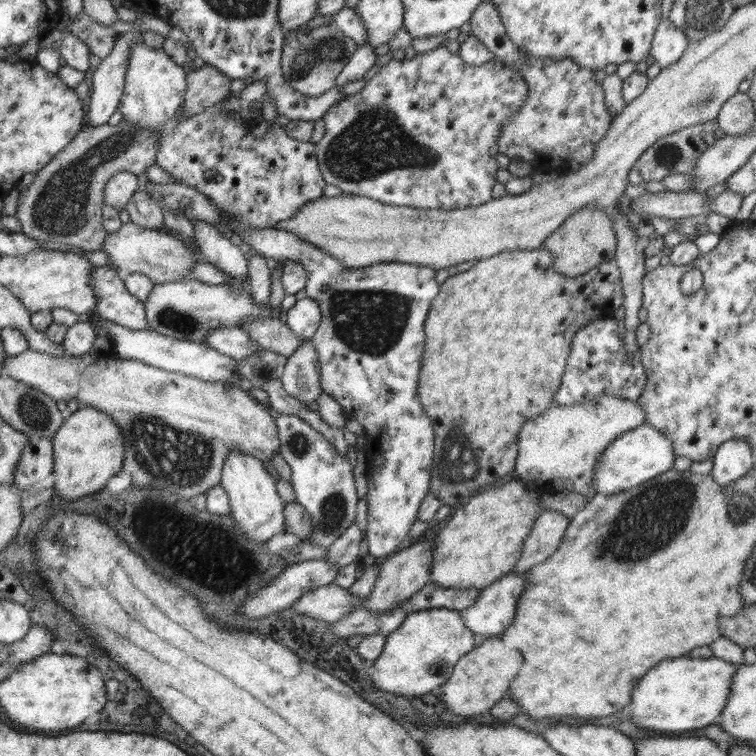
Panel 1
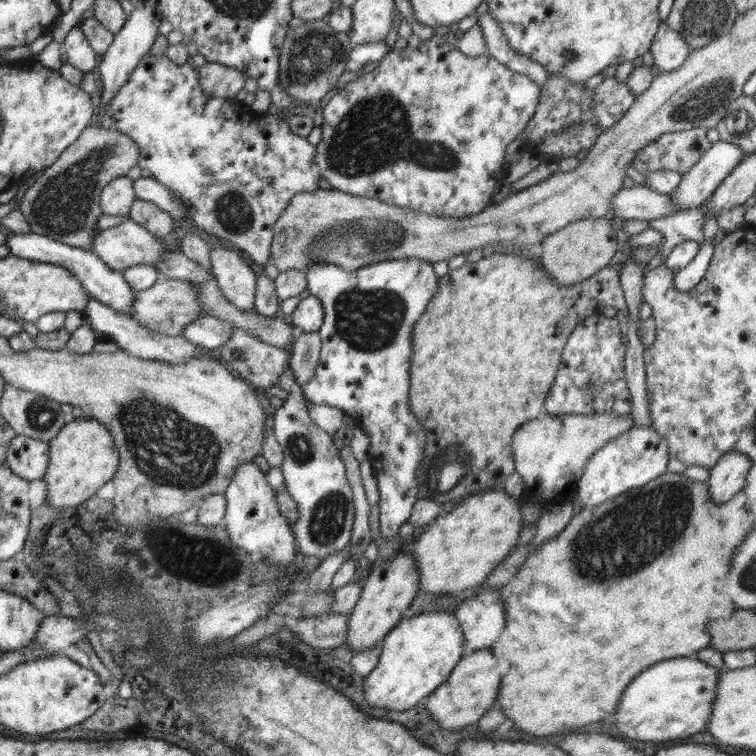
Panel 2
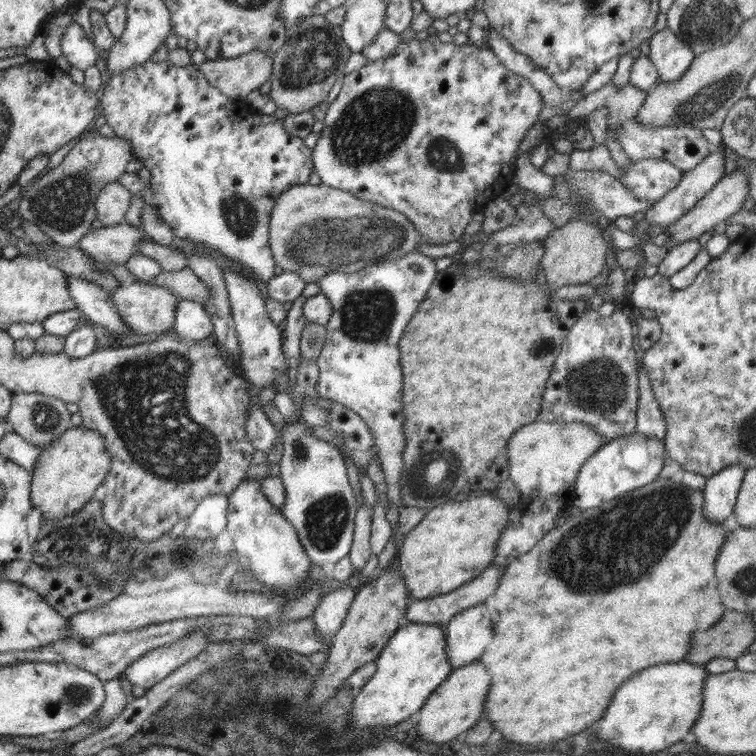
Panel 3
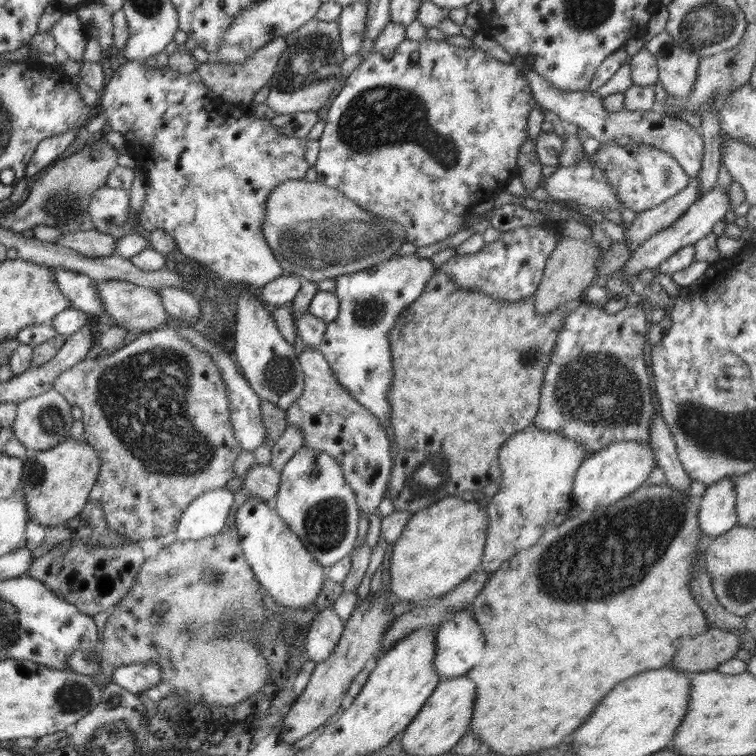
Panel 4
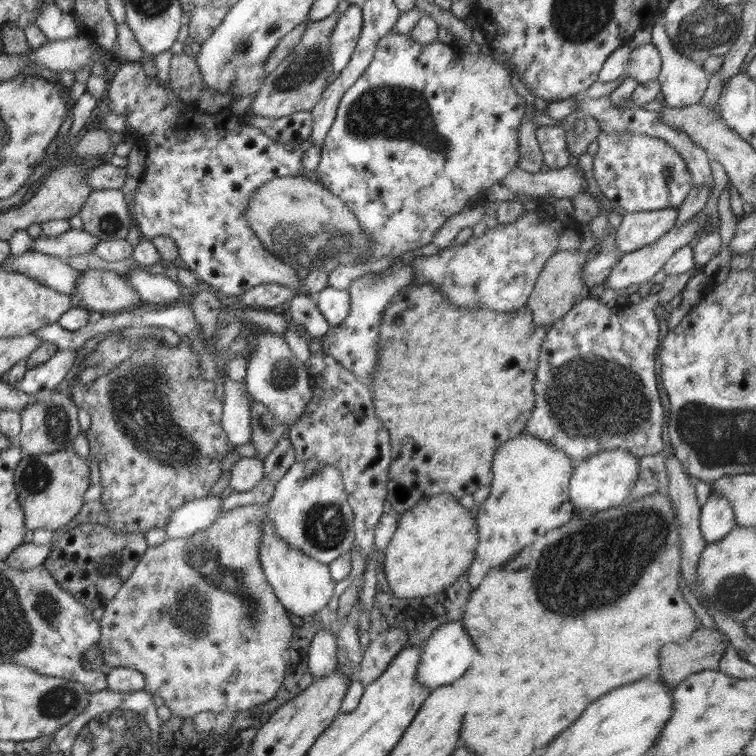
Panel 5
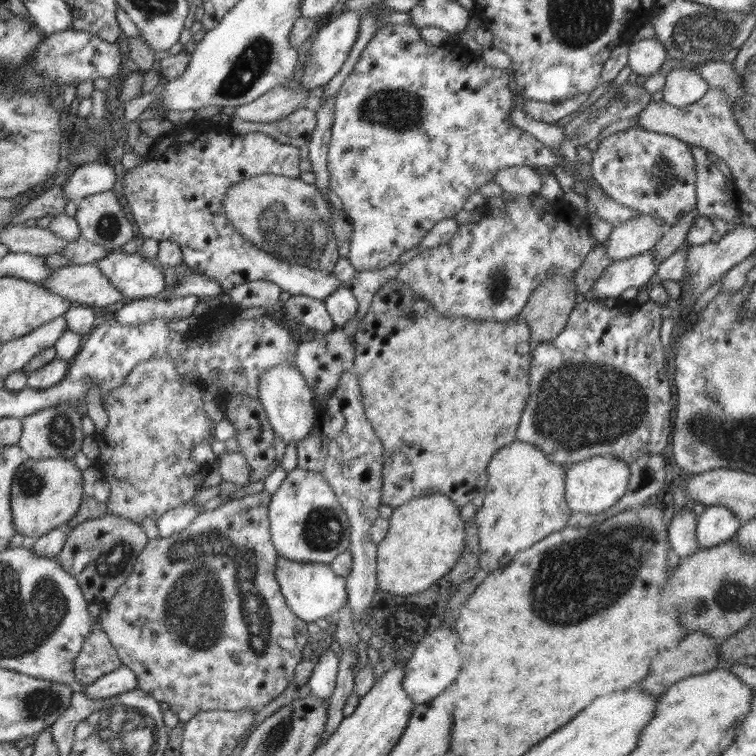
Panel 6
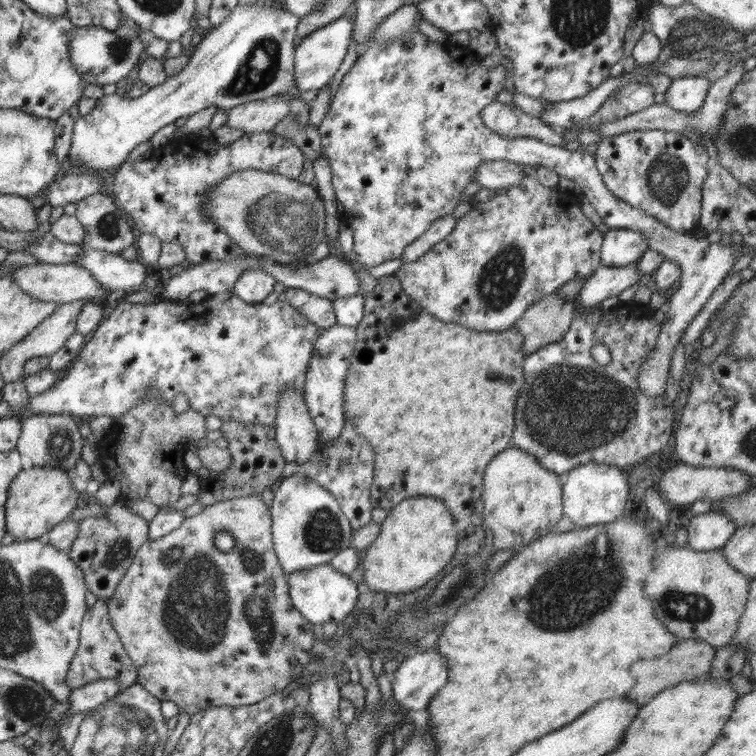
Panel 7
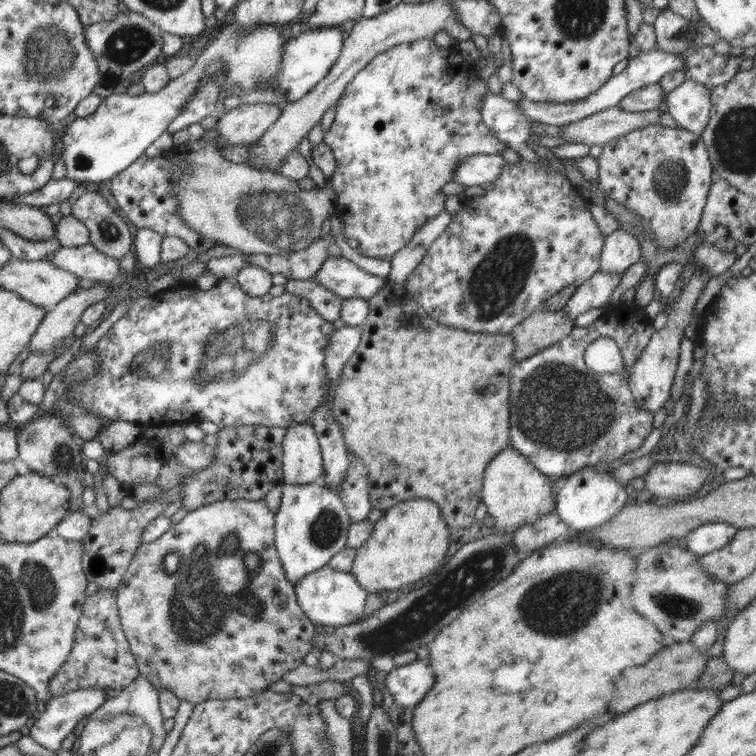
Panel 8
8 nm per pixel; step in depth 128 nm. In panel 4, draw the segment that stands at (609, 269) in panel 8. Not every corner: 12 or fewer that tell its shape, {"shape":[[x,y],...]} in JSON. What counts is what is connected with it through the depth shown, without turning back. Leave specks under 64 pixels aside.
{"shape":[[699,178],[640,211],[624,234],[635,248],[668,228],[699,197]]}

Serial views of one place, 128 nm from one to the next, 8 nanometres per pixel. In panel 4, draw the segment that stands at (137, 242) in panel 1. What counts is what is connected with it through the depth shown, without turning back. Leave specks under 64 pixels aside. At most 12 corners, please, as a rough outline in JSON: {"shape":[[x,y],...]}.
{"shape":[[67,232],[57,245],[89,257],[116,254],[115,236]]}

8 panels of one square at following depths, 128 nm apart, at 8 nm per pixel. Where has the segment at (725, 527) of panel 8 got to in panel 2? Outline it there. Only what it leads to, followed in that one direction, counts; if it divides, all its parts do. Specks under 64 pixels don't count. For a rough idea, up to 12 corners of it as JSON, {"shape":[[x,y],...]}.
{"shape":[[727,450],[709,470],[712,502],[743,490],[753,462]]}

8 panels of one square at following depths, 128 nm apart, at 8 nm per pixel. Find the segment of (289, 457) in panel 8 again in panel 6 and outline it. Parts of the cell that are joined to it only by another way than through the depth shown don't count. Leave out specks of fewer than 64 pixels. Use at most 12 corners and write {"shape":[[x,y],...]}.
{"shape":[[290,363],[264,371],[258,400],[286,446],[316,426],[312,389]]}

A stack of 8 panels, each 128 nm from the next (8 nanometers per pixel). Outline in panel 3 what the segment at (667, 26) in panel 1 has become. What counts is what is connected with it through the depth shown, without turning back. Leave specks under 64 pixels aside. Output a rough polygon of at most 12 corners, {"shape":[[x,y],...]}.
{"shape":[[667,28],[647,57],[664,82],[680,80],[696,55]]}

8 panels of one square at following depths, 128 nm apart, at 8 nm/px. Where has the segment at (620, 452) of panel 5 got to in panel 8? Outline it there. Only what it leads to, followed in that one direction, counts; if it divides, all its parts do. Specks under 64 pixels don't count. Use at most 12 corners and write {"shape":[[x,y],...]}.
{"shape":[[593,466],[558,482],[554,513],[574,531],[606,524],[634,497]]}

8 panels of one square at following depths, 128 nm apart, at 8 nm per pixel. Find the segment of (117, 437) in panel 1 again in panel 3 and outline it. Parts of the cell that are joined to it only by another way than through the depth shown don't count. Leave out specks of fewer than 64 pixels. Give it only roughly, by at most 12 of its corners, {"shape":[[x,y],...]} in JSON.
{"shape":[[66,430],[39,451],[32,508],[61,520],[111,471],[98,432]]}

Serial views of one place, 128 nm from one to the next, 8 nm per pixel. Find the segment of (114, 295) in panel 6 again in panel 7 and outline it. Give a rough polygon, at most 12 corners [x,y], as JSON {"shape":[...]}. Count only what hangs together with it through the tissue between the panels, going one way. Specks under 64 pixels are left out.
{"shape":[[76,263],[16,268],[32,298],[59,305],[109,292]]}

